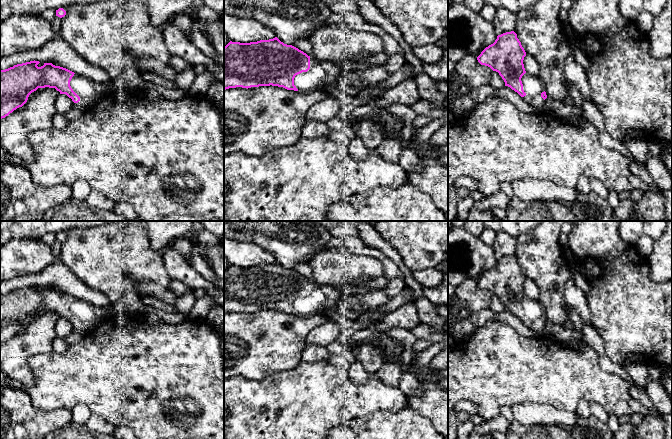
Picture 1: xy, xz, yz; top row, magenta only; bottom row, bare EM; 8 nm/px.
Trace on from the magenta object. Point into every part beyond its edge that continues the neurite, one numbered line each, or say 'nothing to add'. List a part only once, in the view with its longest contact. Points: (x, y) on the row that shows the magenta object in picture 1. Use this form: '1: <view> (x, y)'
1: xz (320, 73)

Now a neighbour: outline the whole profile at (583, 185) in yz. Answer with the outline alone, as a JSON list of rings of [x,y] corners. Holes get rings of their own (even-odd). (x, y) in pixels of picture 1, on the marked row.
[[[581,175],[578,179],[576,189],[583,194],[587,194],[591,191],[590,178],[585,175]]]

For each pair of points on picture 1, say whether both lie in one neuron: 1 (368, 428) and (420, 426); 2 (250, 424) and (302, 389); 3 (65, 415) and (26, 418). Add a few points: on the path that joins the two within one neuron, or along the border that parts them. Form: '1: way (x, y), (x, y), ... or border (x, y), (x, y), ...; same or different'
1: way (381, 428), (407, 428); same
2: way (263, 420), (278, 407), (284, 407), (289, 402); same
3: way (55, 418), (36, 418); same

